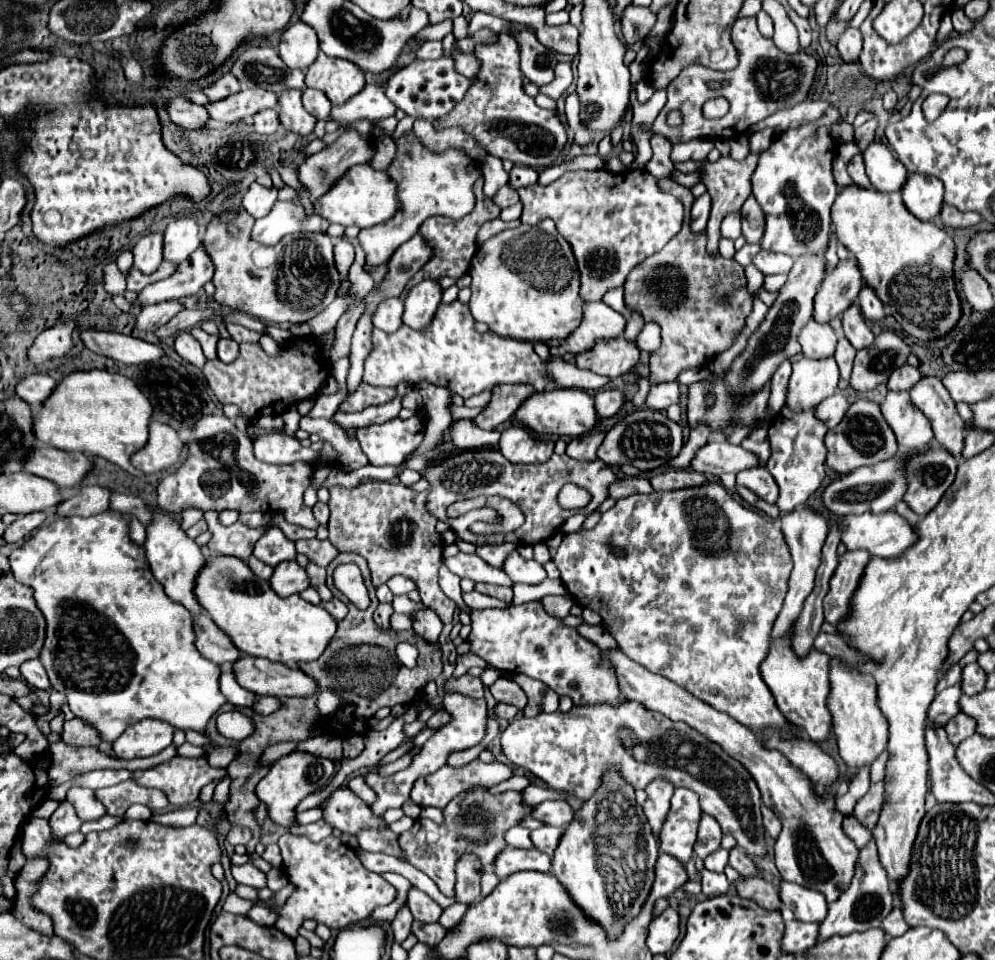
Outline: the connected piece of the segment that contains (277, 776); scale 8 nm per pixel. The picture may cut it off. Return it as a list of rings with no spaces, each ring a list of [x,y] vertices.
[[[292,751],[270,765],[270,771],[256,787],[256,795],[260,801],[264,801],[268,805],[268,817],[272,821],[276,821],[282,827],[292,827],[296,805],[306,795],[310,795],[318,789],[314,783],[328,783],[334,775],[334,767],[336,767],[336,763],[332,759],[314,755],[314,753],[306,753],[306,751]]]

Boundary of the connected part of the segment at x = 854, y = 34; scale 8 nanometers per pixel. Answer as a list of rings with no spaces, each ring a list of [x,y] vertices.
[[[848,27],[838,41],[838,53],[842,55],[844,61],[856,61],[860,51],[862,51],[862,35],[858,29]]]

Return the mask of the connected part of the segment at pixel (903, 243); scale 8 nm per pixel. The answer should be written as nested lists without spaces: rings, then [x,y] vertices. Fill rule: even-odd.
[[[846,187],[832,205],[832,221],[838,241],[858,259],[862,277],[882,299],[888,315],[922,343],[948,335],[962,317],[962,305],[954,281],[956,245],[936,223],[920,221],[906,211],[900,193],[880,193],[862,187]]]

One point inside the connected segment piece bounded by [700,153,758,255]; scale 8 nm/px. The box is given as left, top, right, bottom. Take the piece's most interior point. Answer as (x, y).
(728, 181)

